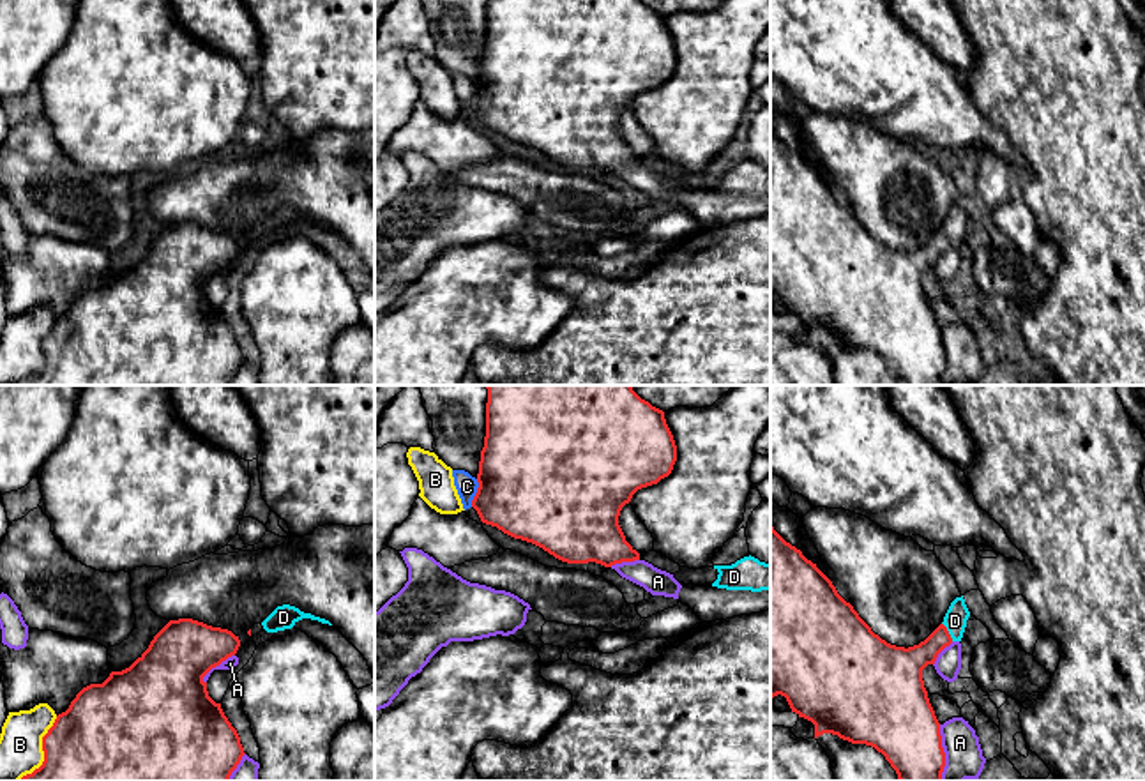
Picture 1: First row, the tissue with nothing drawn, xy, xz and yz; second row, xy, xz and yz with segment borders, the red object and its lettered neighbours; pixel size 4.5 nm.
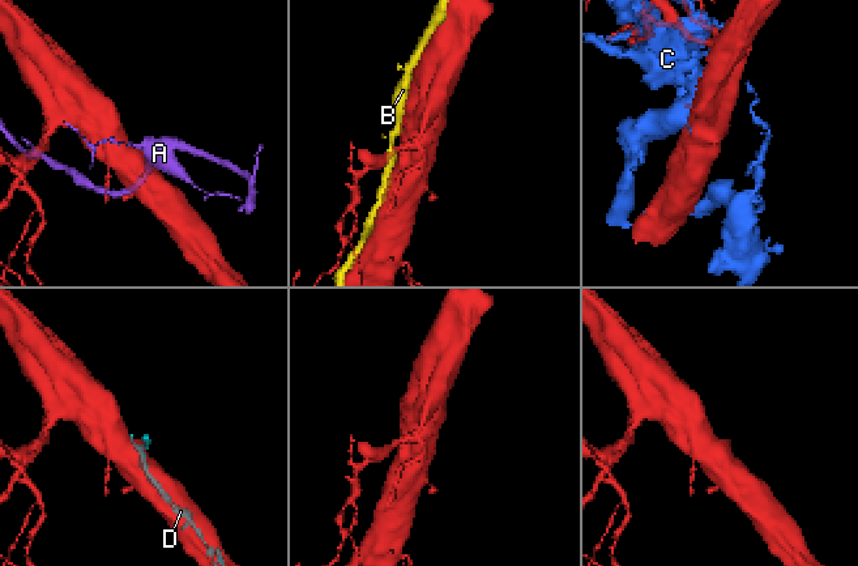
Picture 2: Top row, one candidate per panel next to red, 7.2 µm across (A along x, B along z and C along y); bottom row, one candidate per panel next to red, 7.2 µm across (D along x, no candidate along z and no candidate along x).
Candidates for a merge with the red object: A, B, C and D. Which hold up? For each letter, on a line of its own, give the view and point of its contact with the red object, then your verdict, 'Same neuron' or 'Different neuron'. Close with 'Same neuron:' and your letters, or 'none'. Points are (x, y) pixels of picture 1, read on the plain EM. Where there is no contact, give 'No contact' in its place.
A: Touches red at yz (944, 357). Different neuron
B: Touches red at xy (43, 354). Different neuron
C: Touches red at xz (476, 98). Different neuron
D: Touches red at yz (947, 235). Same neuron
Same neuron: D

